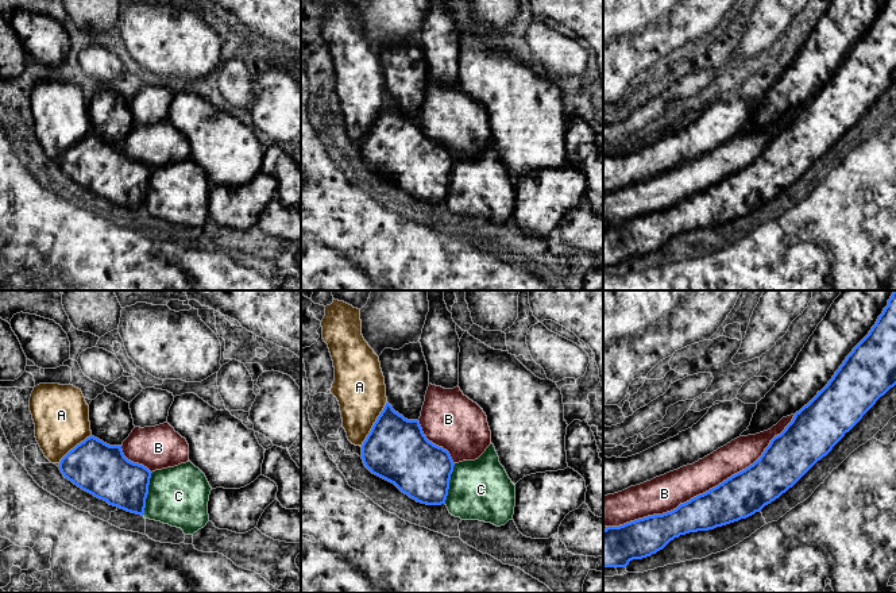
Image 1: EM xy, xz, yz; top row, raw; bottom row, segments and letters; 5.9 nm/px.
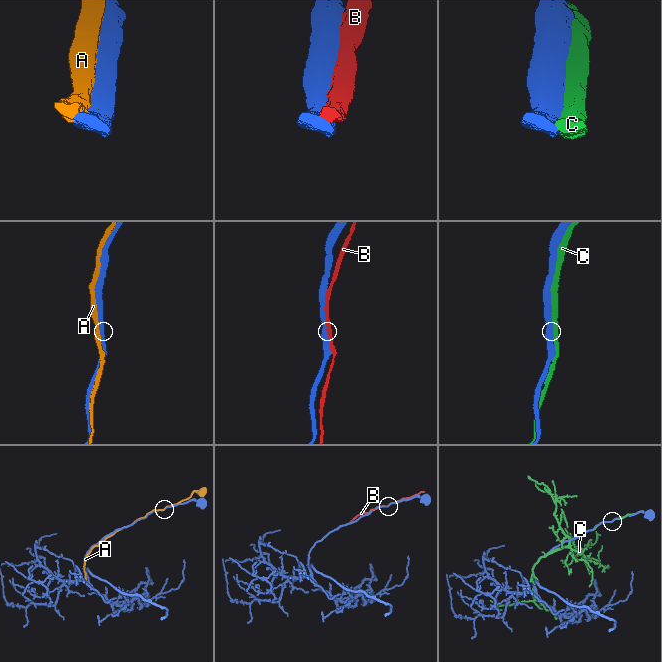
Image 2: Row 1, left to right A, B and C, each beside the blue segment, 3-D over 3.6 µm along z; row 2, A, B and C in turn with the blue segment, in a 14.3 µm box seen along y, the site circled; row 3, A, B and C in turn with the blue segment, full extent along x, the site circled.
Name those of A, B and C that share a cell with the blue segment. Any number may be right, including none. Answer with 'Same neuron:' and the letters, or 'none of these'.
Same neuron: none of these

